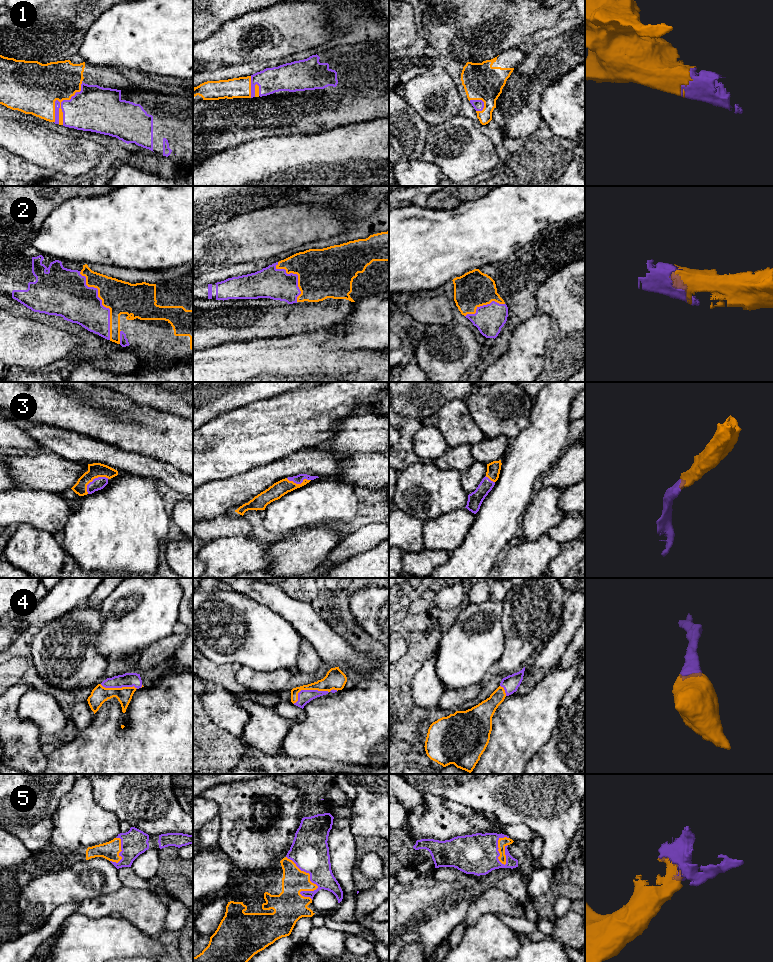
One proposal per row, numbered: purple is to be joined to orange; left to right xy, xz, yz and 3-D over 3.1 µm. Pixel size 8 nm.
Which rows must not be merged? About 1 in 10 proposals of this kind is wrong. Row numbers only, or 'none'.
none

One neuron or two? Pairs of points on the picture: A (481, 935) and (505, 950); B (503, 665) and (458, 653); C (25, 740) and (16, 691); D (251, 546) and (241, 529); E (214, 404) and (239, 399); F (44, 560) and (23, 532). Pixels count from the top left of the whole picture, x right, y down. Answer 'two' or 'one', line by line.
A: one
B: two
C: one
D: two
E: one
F: one

